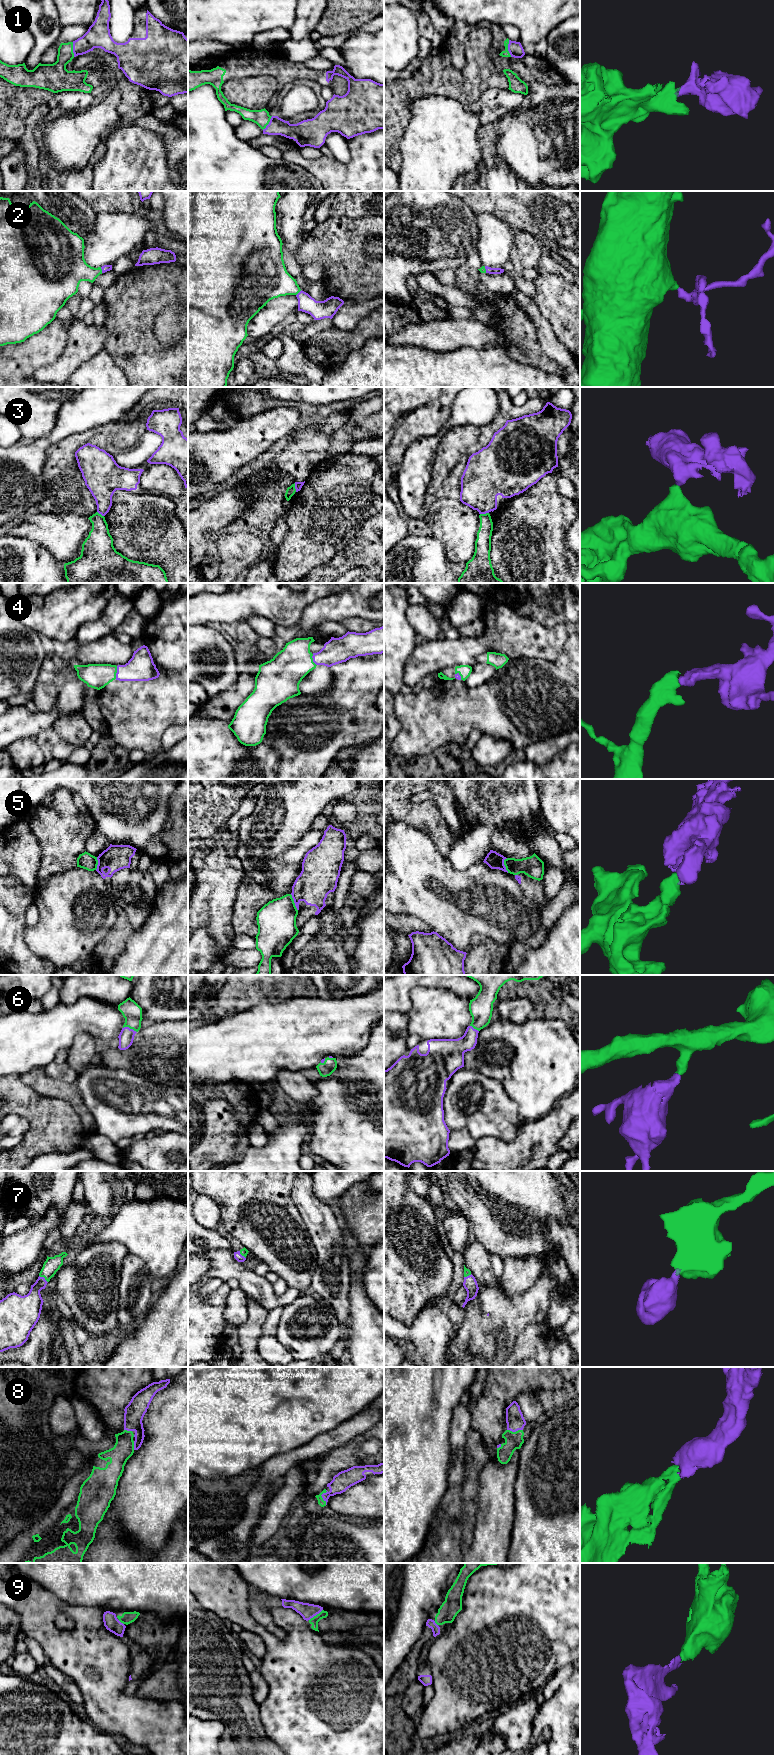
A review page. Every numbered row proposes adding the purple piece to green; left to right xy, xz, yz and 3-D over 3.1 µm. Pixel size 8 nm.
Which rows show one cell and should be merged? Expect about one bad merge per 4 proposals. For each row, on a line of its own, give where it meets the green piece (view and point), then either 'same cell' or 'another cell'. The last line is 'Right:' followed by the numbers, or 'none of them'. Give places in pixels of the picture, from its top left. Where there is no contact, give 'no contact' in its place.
1: contact yz (507, 48); same cell
2: contact xy (101, 270); same cell
3: contact xz (294, 487); another cell
4: contact xy (116, 672); same cell
5: contact xz (293, 902); another cell
6: contact xy (130, 1028); same cell
7: contact xy (44, 1277); same cell
8: contact xz (321, 1497); same cell
9: contact xz (316, 1615); same cell
Right: 1, 2, 4, 6, 7, 8, 9

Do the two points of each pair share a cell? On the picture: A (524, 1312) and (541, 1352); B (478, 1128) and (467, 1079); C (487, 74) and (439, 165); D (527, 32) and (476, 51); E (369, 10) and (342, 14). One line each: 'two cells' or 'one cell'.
A: two cells
B: one cell
C: two cells
D: two cells
E: one cell

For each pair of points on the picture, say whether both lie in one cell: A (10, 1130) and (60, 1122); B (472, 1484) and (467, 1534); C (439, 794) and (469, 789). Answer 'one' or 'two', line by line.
A: two
B: one
C: two

